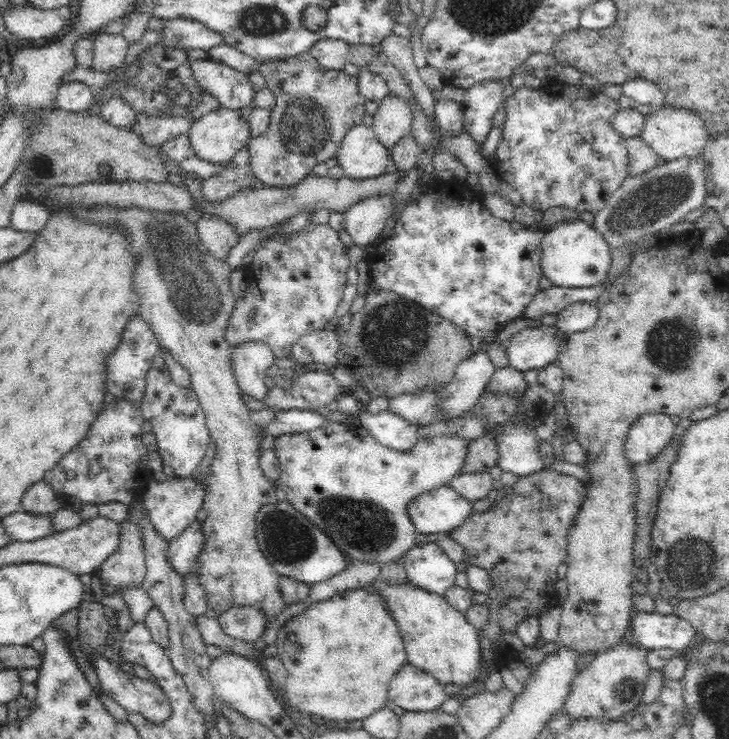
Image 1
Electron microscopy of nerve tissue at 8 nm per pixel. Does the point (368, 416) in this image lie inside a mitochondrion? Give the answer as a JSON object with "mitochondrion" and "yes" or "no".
{"mitochondrion":"no"}

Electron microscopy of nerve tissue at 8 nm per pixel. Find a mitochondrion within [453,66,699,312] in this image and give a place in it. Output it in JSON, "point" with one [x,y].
{"point":[652,199]}

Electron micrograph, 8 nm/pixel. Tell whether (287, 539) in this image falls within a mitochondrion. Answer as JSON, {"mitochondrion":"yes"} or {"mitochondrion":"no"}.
{"mitochondrion":"yes"}

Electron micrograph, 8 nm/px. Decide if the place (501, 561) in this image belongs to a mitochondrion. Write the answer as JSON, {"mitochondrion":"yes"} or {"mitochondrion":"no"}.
{"mitochondrion":"no"}

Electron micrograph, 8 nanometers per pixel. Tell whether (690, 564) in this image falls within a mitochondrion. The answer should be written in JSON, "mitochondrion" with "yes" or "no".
{"mitochondrion":"yes"}

